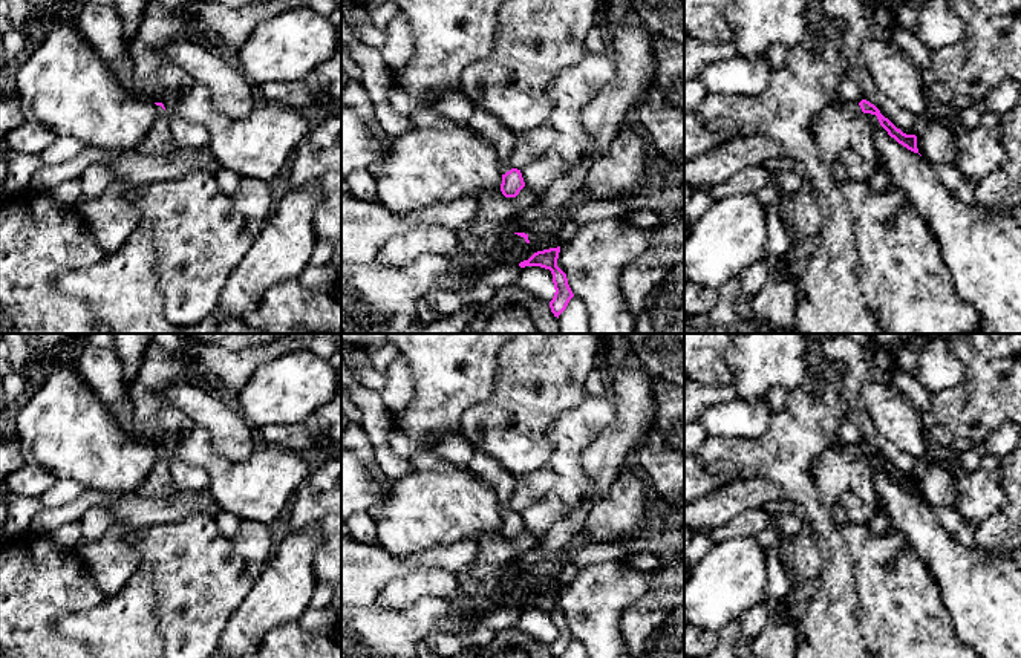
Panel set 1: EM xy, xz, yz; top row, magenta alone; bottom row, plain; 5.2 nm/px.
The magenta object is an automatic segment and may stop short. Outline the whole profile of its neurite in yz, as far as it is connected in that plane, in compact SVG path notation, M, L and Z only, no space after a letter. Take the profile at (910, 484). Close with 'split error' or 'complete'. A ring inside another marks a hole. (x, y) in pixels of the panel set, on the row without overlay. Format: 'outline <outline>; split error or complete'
outline M869 444L831 447L820 454L813 467L820 503L827 511L839 505L840 496L846 491L854 493L866 505L879 508L879 497L873 482L874 471L866 459L868 456L876 458L880 468L899 487L918 496L917 479L903 476Z; split error

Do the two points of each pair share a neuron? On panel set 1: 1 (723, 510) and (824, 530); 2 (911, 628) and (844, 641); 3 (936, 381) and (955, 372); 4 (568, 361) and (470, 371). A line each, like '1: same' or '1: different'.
1: different
2: different
3: same
4: different

